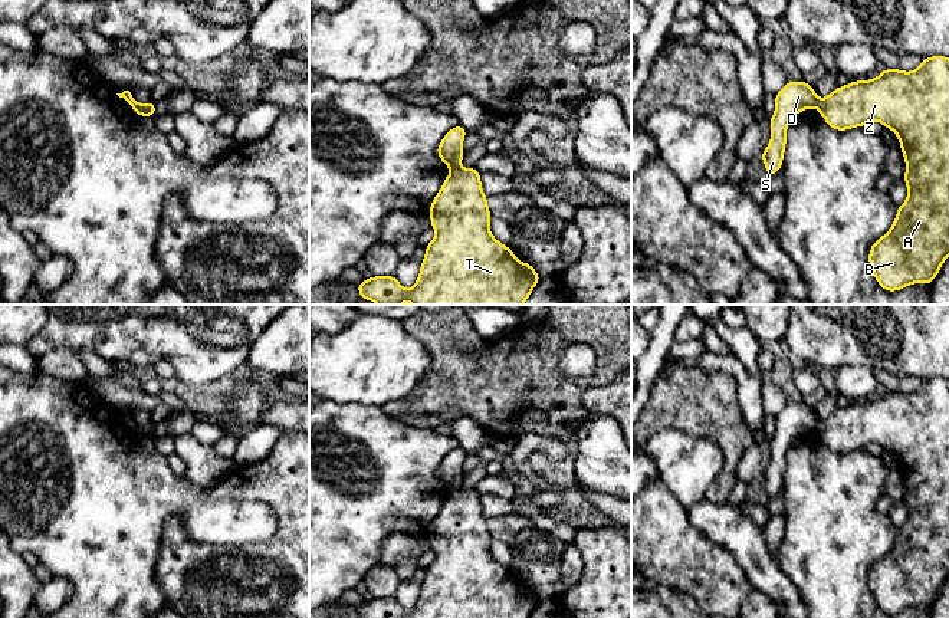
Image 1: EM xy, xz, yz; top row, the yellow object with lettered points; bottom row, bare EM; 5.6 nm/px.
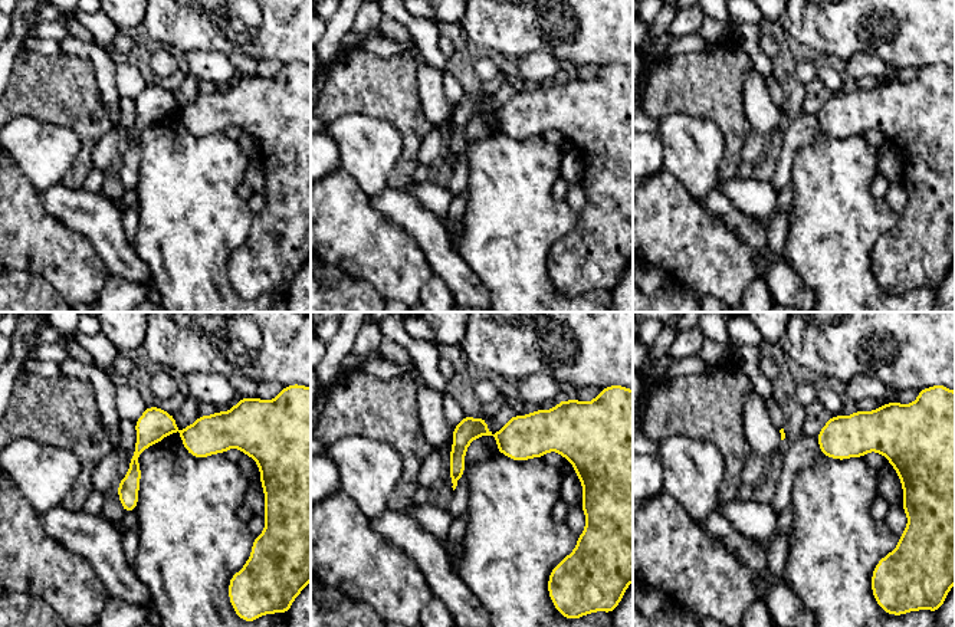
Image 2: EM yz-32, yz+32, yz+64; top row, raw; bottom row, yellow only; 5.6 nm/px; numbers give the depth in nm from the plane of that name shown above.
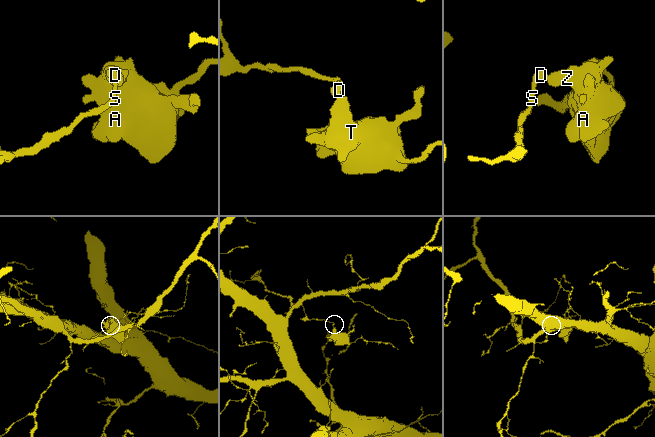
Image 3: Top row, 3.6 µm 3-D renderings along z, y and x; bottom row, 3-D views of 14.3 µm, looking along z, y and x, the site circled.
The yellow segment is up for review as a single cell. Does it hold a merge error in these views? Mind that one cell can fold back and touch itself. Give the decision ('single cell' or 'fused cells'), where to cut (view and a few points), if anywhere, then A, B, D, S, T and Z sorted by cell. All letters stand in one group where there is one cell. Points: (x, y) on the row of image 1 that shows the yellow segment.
fused cells; cut in xz along (459, 165), (452, 170); A B T Z / D S

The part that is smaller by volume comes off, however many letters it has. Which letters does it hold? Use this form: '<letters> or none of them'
A, B, T, Z

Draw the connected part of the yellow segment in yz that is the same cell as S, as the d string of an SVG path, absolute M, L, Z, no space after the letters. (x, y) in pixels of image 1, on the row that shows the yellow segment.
M804 80L787 82L775 95L775 112L769 119L771 141L761 155L768 177L779 172L782 167L787 145L785 132L792 118L798 112L815 108L818 101L814 86L810 86Z

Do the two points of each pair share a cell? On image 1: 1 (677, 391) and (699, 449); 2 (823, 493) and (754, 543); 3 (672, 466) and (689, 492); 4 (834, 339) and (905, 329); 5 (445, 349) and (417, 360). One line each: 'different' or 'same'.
1: different
2: different
3: same
4: same
5: different

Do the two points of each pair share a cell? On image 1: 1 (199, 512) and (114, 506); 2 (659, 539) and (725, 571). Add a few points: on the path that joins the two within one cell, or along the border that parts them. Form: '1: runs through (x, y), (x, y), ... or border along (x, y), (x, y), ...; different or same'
1: runs through (177, 506), (135, 506); same
2: runs through (675, 554), (709, 571); same

